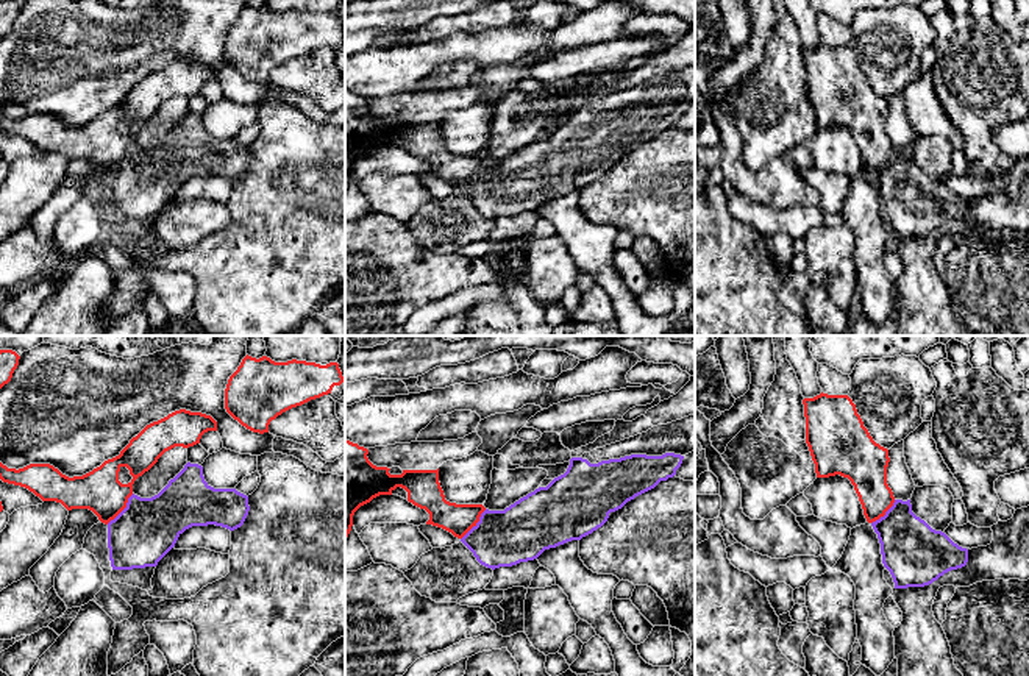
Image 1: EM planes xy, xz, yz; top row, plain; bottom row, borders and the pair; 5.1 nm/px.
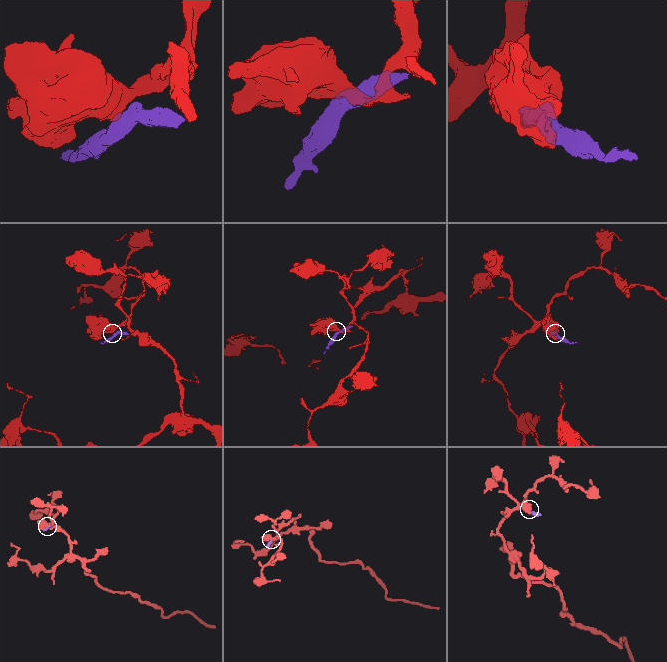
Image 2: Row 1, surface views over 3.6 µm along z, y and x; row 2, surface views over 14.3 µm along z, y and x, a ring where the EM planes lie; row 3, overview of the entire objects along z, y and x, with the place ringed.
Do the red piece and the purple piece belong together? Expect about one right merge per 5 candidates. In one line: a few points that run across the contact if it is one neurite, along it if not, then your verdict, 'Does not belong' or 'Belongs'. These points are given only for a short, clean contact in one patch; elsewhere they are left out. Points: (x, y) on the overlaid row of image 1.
Line: xy (133, 494), (127, 505), (106, 523). Does not belong

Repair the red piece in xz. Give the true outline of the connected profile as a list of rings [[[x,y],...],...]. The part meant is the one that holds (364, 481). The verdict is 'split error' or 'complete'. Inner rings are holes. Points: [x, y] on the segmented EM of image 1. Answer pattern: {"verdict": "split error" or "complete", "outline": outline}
{"verdict": "complete", "outline": [[[345,440],[345,542],[354,512],[379,495],[392,495],[397,487],[408,492],[408,501],[429,514],[433,525],[462,539],[486,511],[482,504],[456,504],[445,500],[437,470],[403,470],[390,475],[387,467],[373,465],[369,450]]]}

